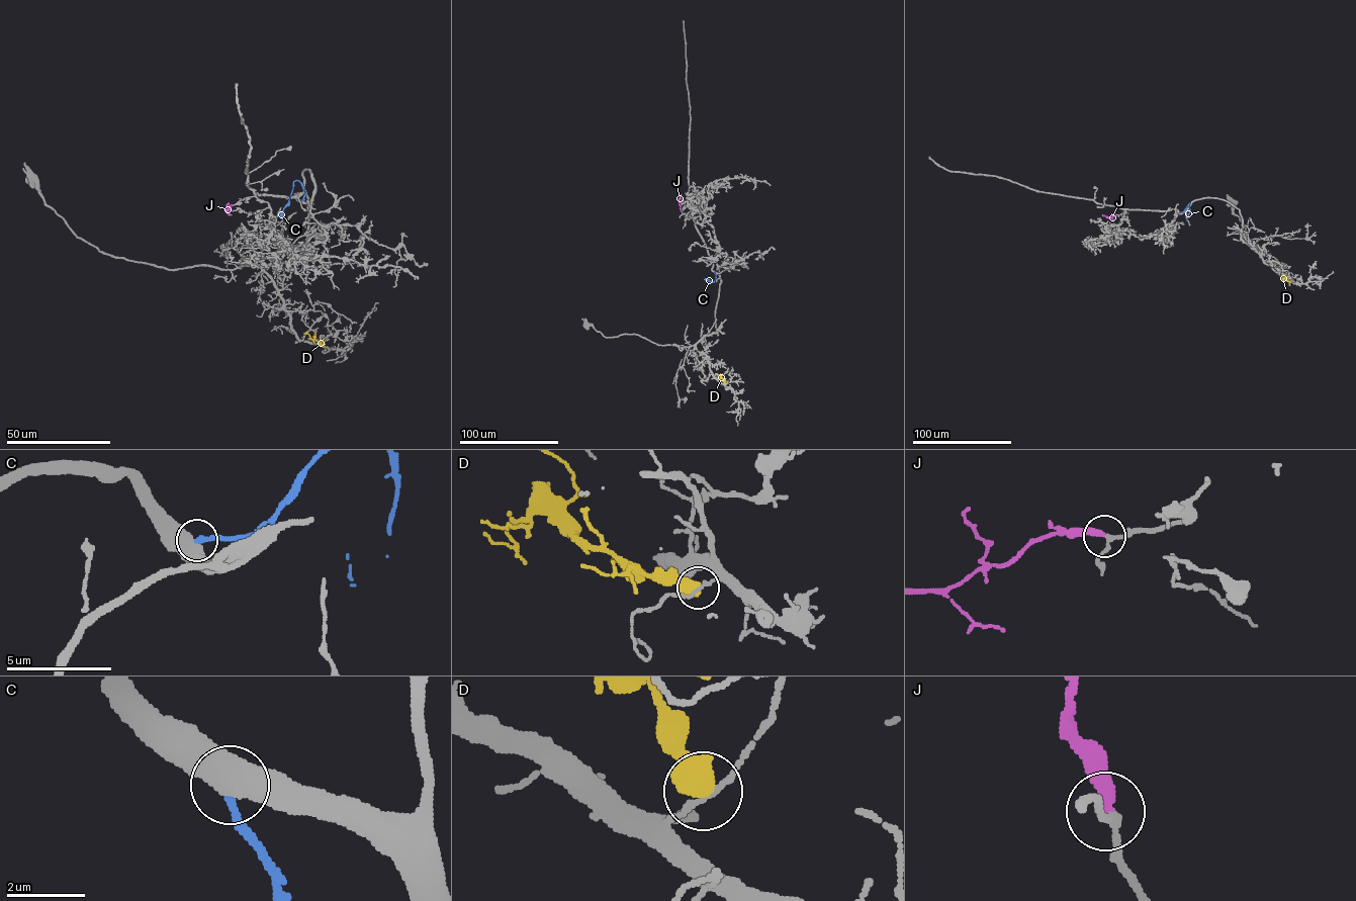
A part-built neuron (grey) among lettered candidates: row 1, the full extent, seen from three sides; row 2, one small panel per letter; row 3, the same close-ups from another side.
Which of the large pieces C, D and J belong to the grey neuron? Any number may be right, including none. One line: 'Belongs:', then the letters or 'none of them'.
Belongs: J

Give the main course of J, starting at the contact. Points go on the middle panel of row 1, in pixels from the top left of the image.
J: (681, 210), (681, 195)

